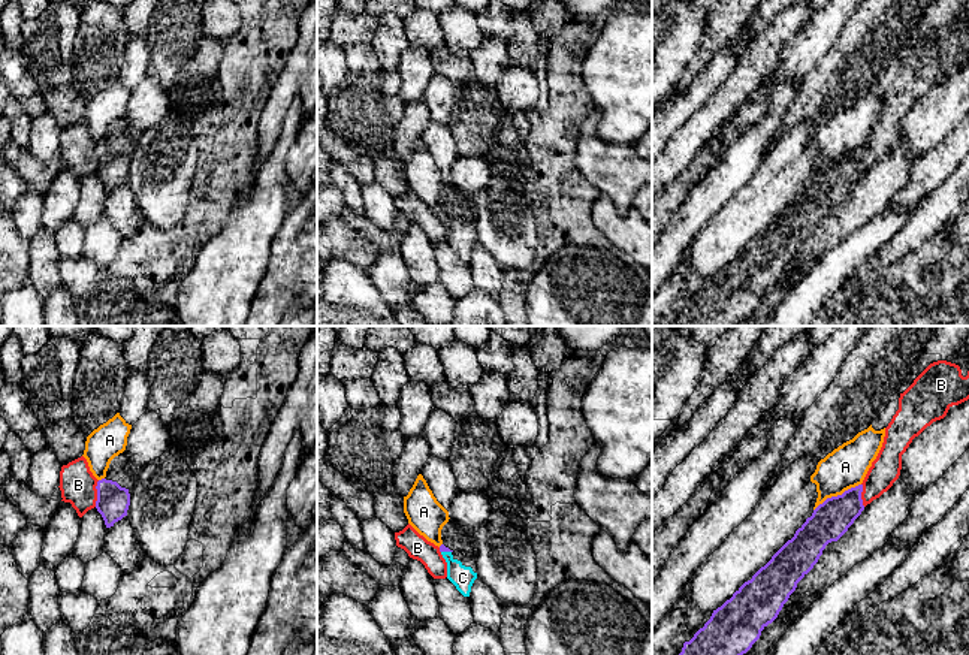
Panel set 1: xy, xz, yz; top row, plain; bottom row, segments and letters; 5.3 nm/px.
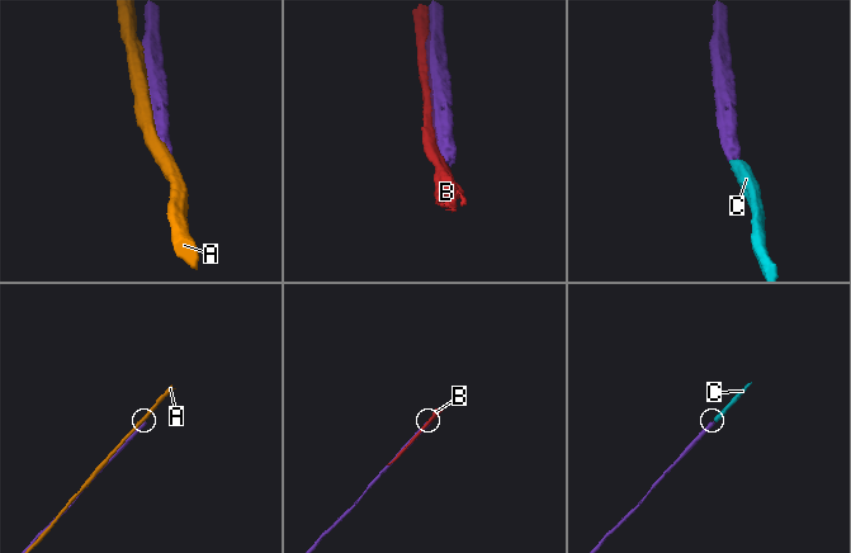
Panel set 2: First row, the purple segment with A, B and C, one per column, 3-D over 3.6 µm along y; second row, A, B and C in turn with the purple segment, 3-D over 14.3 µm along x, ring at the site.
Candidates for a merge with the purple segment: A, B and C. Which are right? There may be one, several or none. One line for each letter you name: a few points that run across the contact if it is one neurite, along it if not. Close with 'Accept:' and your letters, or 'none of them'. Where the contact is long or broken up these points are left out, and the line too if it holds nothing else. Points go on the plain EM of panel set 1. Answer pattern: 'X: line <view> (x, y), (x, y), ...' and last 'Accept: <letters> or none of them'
C: line xz (443, 213), (446, 216), (455, 235), (462, 243)
Accept: C

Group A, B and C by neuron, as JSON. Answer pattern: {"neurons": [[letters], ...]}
{"neurons": [["A"], ["B"], ["C"]]}

